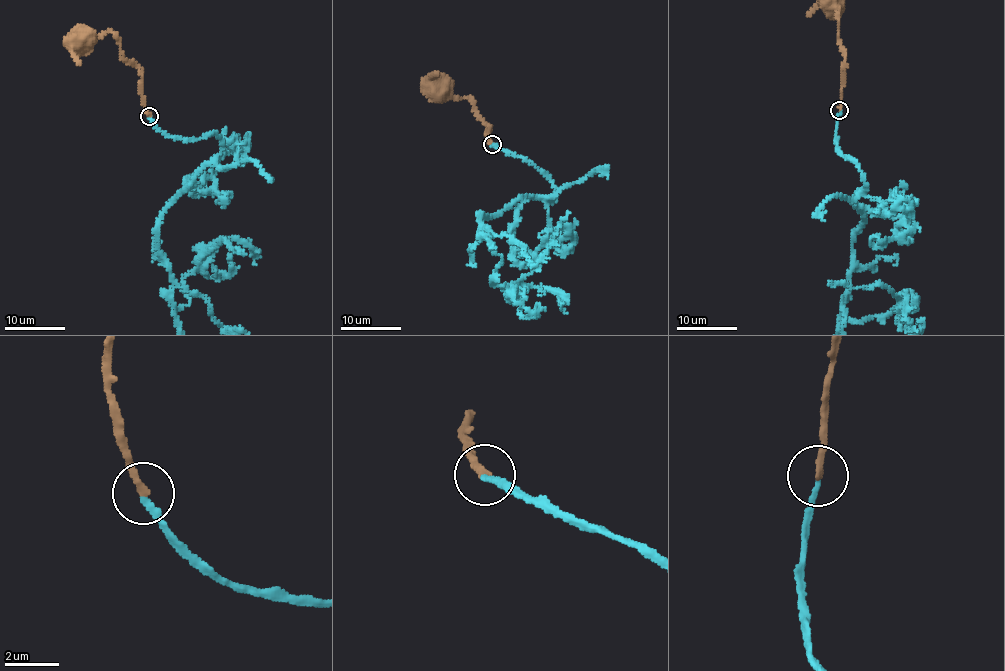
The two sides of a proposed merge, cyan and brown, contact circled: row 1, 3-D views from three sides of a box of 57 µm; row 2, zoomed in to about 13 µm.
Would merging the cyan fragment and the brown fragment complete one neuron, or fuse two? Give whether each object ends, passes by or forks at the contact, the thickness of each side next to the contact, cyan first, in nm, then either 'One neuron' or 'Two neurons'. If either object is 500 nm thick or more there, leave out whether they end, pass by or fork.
At the ring cyan ends. At the ring brown ends. Thickness 220 nm (cyan) against 240 nm. One neuron

